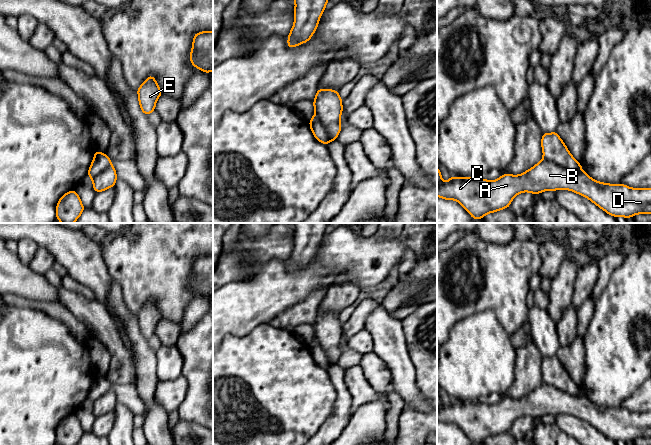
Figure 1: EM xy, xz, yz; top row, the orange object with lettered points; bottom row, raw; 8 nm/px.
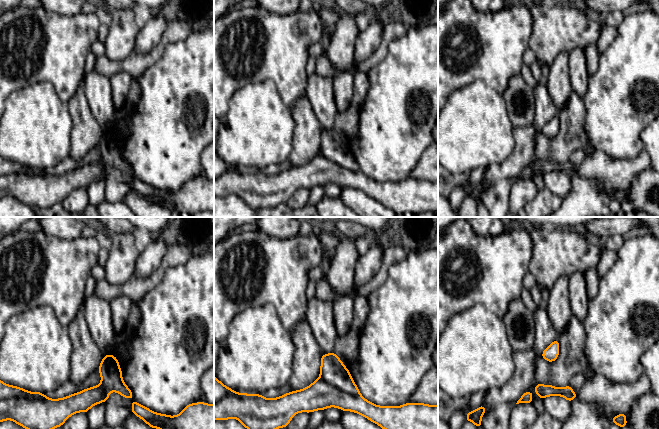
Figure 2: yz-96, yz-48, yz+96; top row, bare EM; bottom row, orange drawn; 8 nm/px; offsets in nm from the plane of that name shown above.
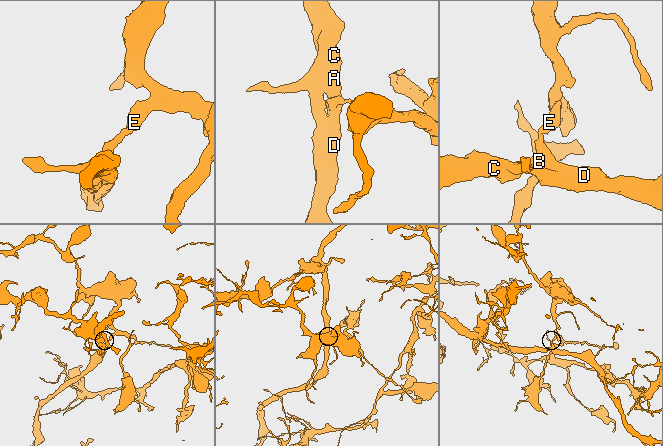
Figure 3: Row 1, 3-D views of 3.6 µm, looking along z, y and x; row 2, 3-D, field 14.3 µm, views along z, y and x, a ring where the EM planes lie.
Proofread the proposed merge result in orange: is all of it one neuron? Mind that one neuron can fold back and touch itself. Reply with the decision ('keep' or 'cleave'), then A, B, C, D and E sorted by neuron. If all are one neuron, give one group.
keep; groups A B C D E

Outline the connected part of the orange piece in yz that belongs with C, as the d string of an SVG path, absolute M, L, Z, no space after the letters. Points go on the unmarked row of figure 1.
M557 356L543 357L541 370L543 375L543 383L532 392L520 399L503 398L498 403L493 405L482 403L480 401L460 402L453 400L450 401L448 405L443 406L441 396L437 391L437 420L445 424L456 424L475 444L481 443L489 437L509 432L513 422L522 416L530 416L536 419L547 414L555 415L561 413L570 414L588 422L607 438L614 441L622 440L627 443L635 440L636 438L651 437L651 412L631 412L624 408L608 408L593 404L586 396L582 394L581 387L574 383Z

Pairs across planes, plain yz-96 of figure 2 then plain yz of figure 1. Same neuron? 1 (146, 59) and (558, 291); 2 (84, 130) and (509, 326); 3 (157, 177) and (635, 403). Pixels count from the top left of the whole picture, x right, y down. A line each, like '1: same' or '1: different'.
1: different
2: different
3: different

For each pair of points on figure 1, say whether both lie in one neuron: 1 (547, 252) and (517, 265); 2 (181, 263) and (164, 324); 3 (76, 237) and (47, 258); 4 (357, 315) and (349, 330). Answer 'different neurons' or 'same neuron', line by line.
1: different neurons
2: different neurons
3: different neurons
4: same neuron

